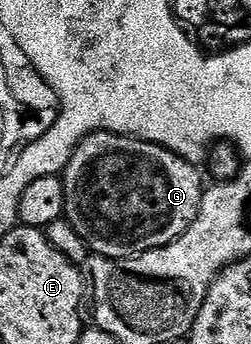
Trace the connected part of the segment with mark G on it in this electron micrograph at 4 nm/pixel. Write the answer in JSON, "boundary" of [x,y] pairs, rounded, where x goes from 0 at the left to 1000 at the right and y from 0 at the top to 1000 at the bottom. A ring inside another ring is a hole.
{"boundary":[[[382,381],[307,424],[251,500],[259,538],[255,634],[331,689],[375,744],[410,753],[514,753],[602,724],[689,706],[769,651],[793,619],[809,541],[773,477],[681,445],[661,427],[530,404],[518,392],[462,392],[438,381]]]}

